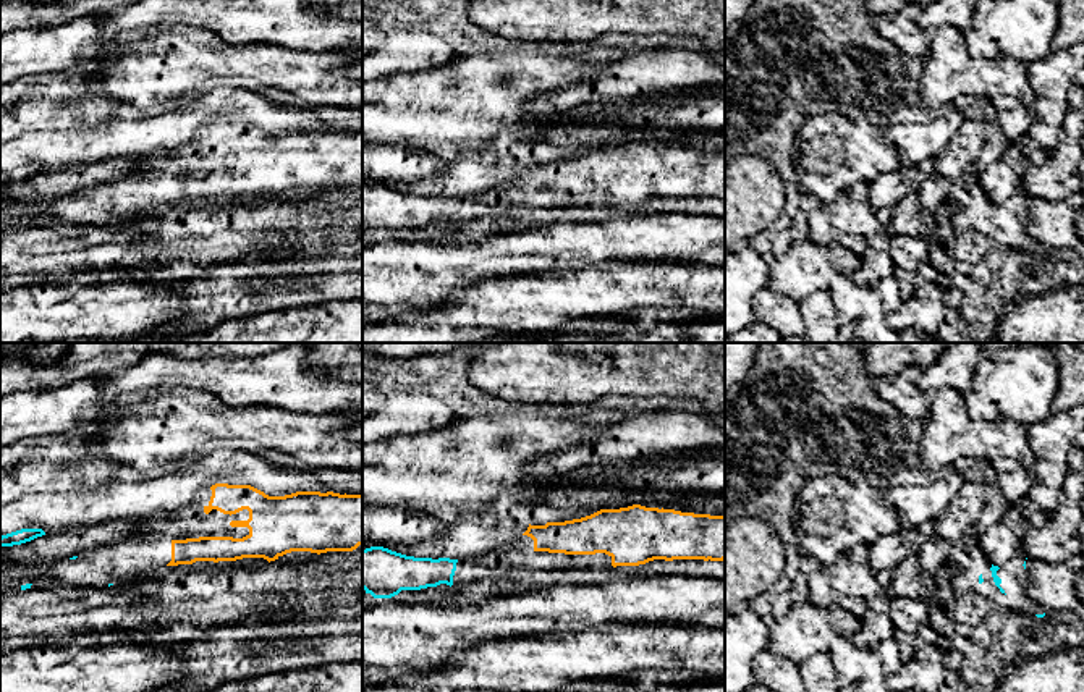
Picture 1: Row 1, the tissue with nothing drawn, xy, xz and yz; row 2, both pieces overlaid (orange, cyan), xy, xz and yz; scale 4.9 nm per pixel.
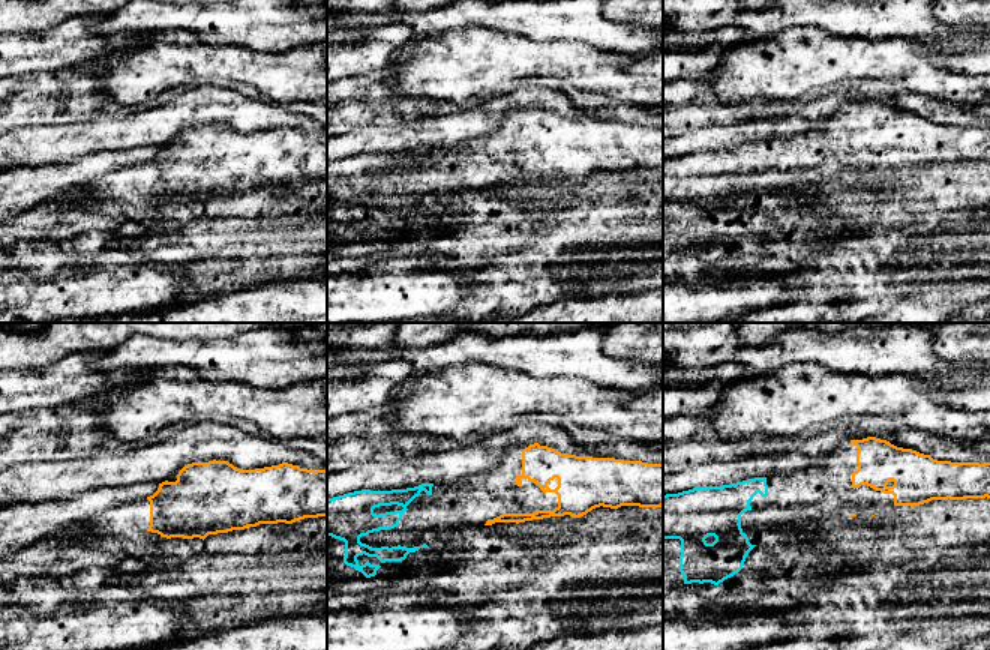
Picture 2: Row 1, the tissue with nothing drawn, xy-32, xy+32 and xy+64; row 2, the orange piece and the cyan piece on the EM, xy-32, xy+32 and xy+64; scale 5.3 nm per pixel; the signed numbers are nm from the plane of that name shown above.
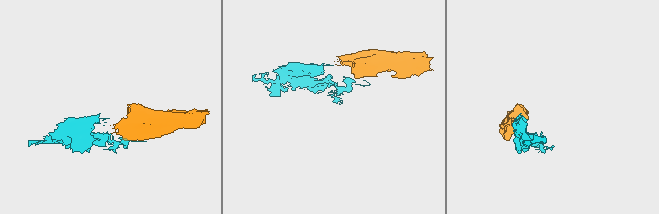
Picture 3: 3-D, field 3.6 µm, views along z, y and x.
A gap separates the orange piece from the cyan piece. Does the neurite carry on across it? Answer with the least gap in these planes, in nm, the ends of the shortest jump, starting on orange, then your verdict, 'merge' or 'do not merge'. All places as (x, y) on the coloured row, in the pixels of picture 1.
280 nm apart; from orange across xy (167, 565), (112, 584); merge

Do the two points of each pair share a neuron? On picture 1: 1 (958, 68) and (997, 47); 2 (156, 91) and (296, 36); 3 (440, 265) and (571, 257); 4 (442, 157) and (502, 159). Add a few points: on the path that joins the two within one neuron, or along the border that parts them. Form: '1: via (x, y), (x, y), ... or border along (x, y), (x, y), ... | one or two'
1: border along (965, 36), (968, 54), (976, 60) | two
2: border along (235, 44), (274, 42), (311, 52) | two
3: via (473, 261), (497, 256), (539, 256) | one
4: border along (453, 151), (452, 162), (442, 173), (419, 180) | two

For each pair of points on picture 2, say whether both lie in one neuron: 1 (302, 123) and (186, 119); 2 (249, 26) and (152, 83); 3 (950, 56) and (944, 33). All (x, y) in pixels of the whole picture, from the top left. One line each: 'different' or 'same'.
1: same
2: different
3: different

